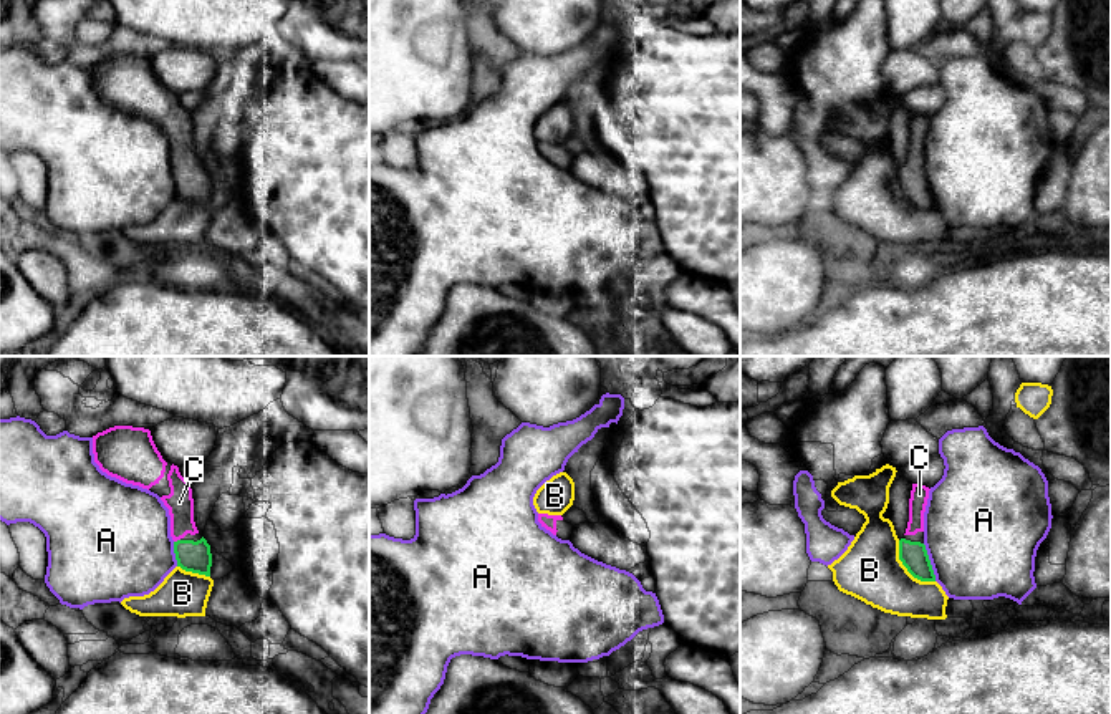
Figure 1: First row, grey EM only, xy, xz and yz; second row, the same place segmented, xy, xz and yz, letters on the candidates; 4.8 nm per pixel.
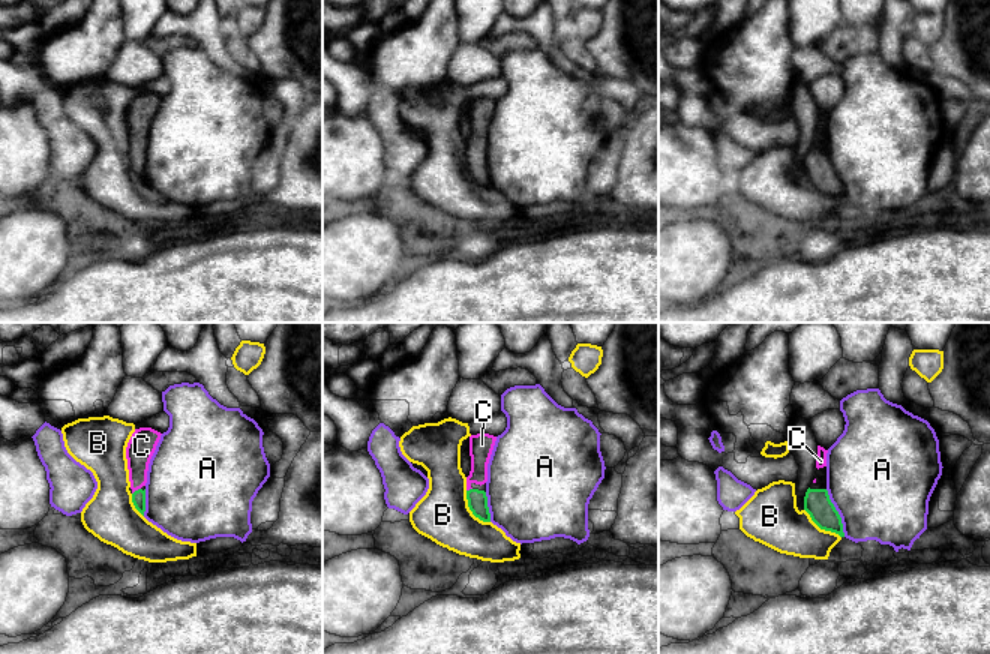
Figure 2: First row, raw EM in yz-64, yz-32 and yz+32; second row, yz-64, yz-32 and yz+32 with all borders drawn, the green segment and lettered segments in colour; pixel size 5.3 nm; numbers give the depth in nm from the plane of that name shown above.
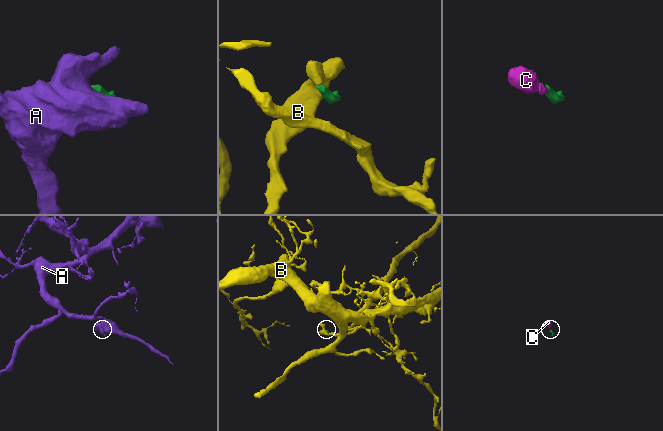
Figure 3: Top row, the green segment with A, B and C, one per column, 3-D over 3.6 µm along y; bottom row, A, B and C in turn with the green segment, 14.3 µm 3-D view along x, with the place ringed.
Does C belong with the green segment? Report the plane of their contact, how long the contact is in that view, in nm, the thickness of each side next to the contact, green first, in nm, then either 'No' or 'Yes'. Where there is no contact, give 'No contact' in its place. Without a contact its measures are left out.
Touches green in xy. Shared border 40 nm. Thickness 150 nm (green) against 130 nm. Yes

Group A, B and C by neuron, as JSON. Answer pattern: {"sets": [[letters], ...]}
{"sets": [["A"], ["B"], ["C"]]}

